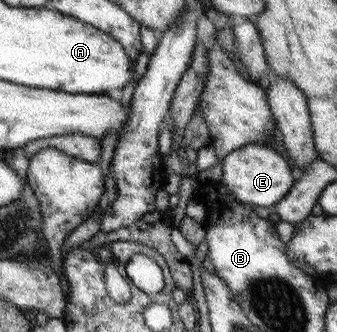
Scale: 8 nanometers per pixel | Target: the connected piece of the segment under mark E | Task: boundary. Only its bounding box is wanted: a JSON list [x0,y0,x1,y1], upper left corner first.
[221,143,295,206]

